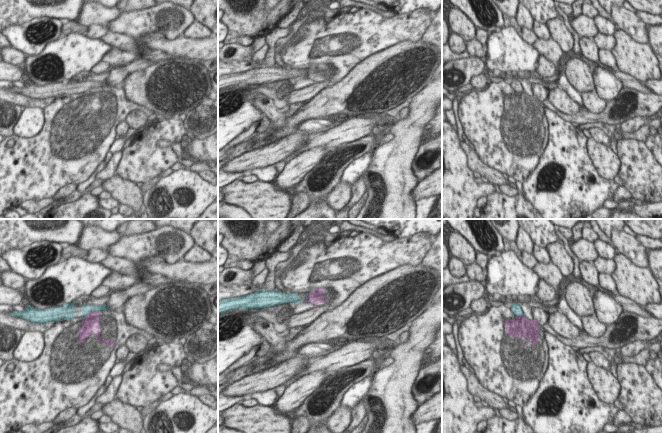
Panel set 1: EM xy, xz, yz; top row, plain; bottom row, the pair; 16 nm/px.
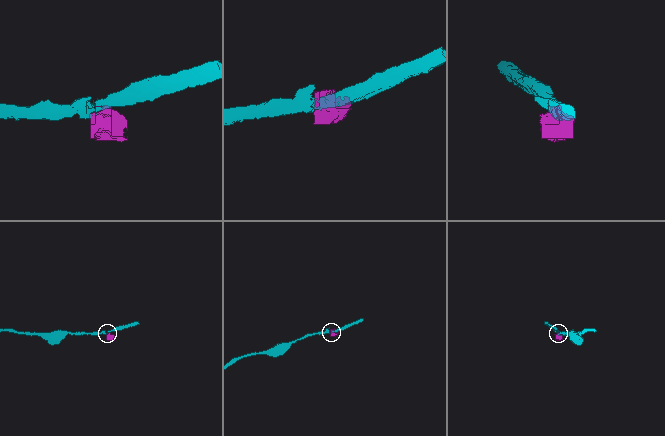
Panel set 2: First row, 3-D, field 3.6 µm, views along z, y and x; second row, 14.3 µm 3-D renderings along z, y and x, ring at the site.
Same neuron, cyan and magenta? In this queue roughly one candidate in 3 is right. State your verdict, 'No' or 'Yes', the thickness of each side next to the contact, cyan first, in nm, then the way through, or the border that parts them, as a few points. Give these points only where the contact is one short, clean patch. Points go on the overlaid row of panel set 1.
No. Thickness 130 nm (cyan) against 280 nm. Boundary: xy (98, 310), (91, 310), (82, 320).

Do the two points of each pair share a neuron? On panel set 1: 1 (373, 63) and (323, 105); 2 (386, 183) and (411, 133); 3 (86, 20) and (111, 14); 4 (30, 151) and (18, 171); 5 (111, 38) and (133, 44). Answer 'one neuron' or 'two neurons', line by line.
1: one neuron
2: one neuron
3: one neuron
4: one neuron
5: one neuron

